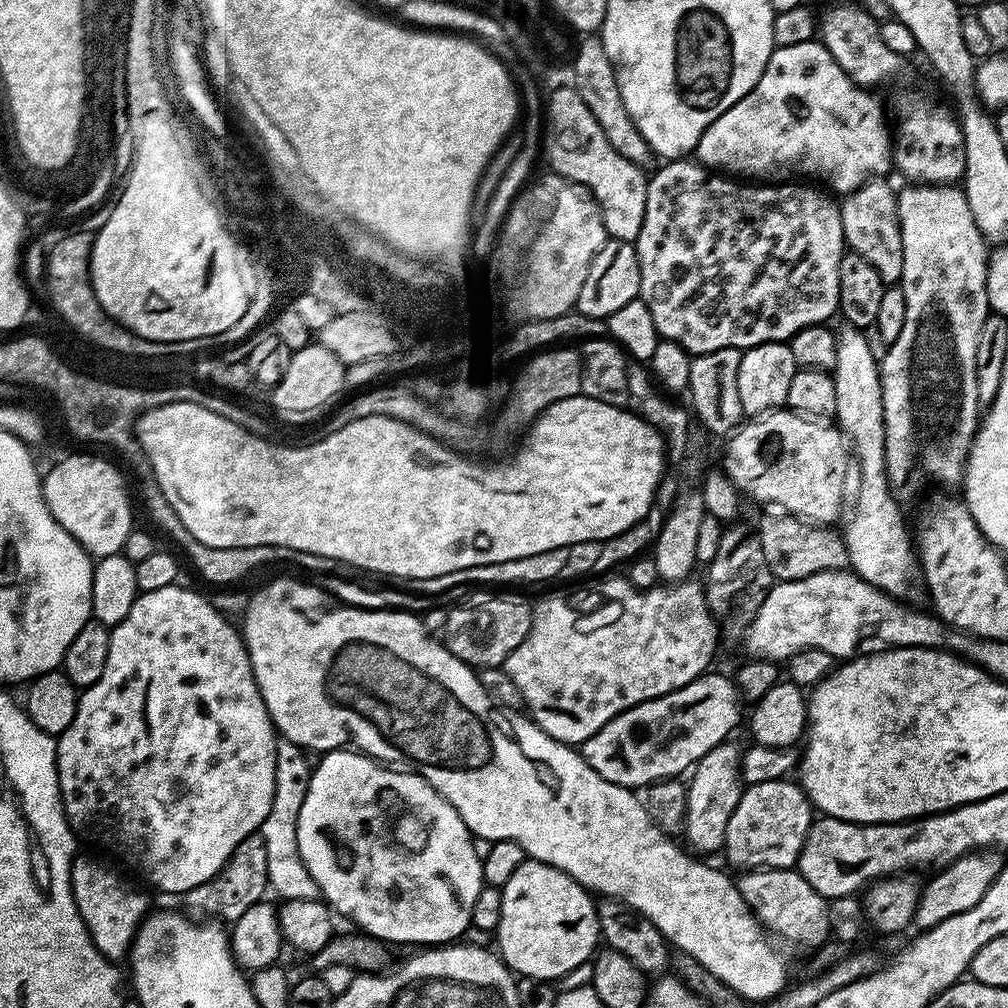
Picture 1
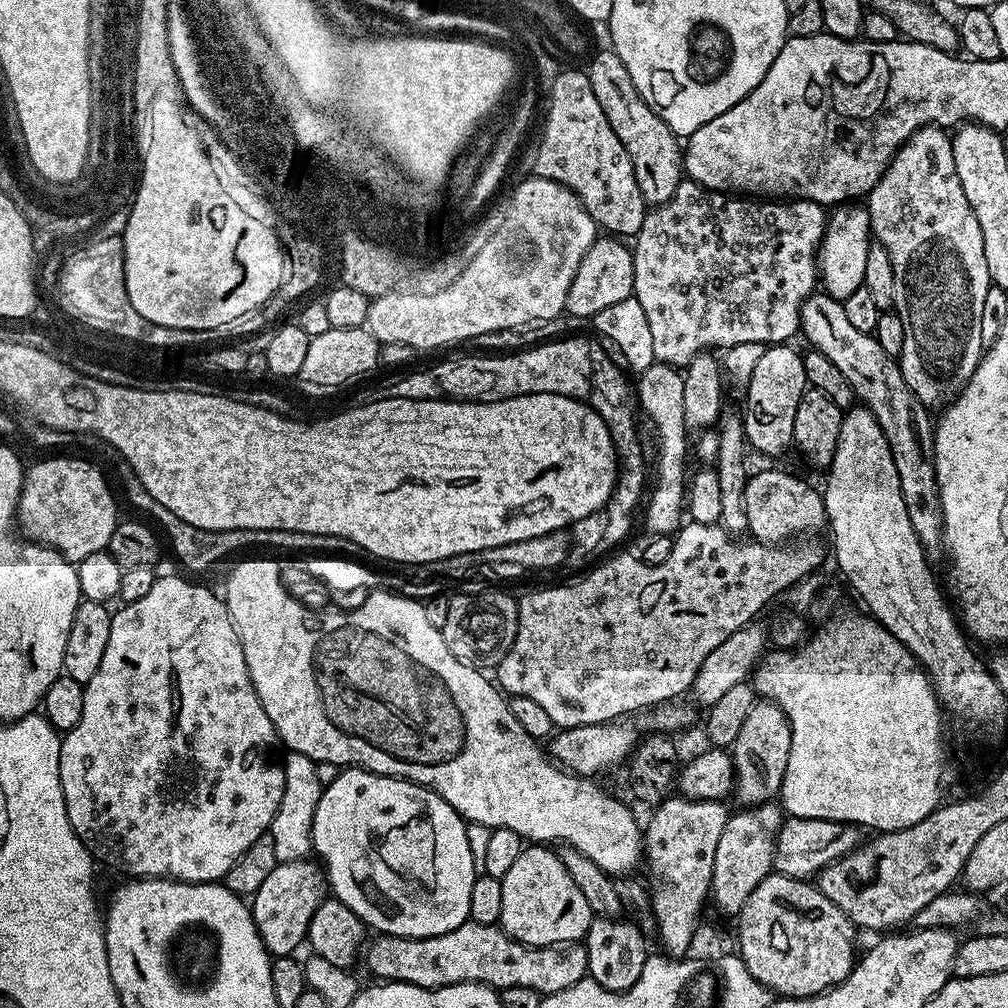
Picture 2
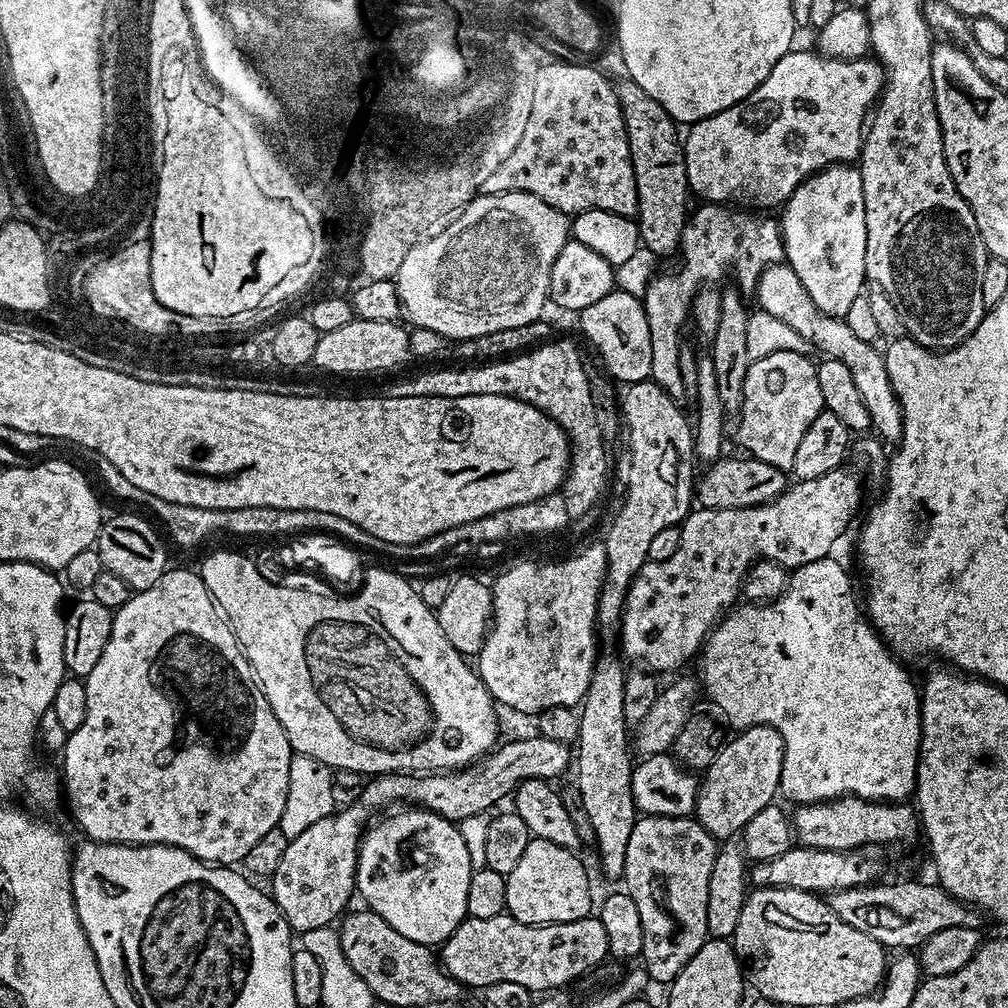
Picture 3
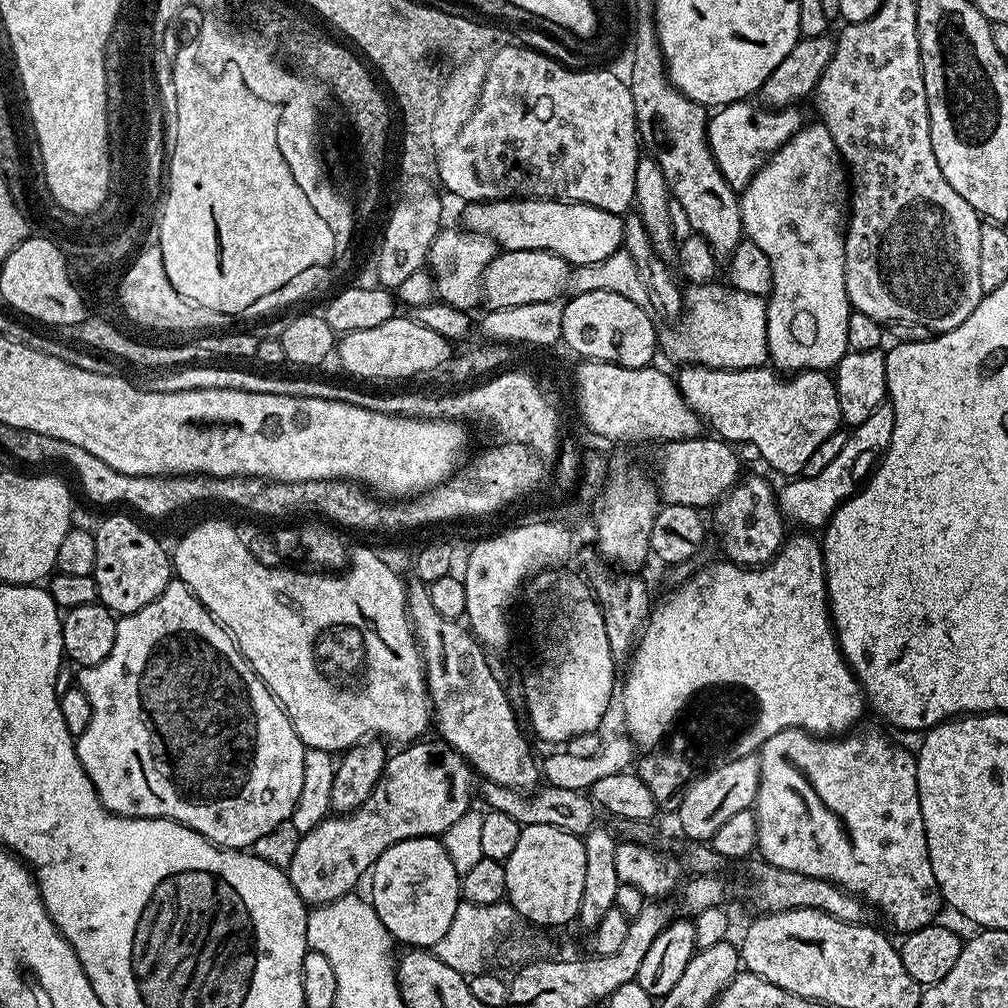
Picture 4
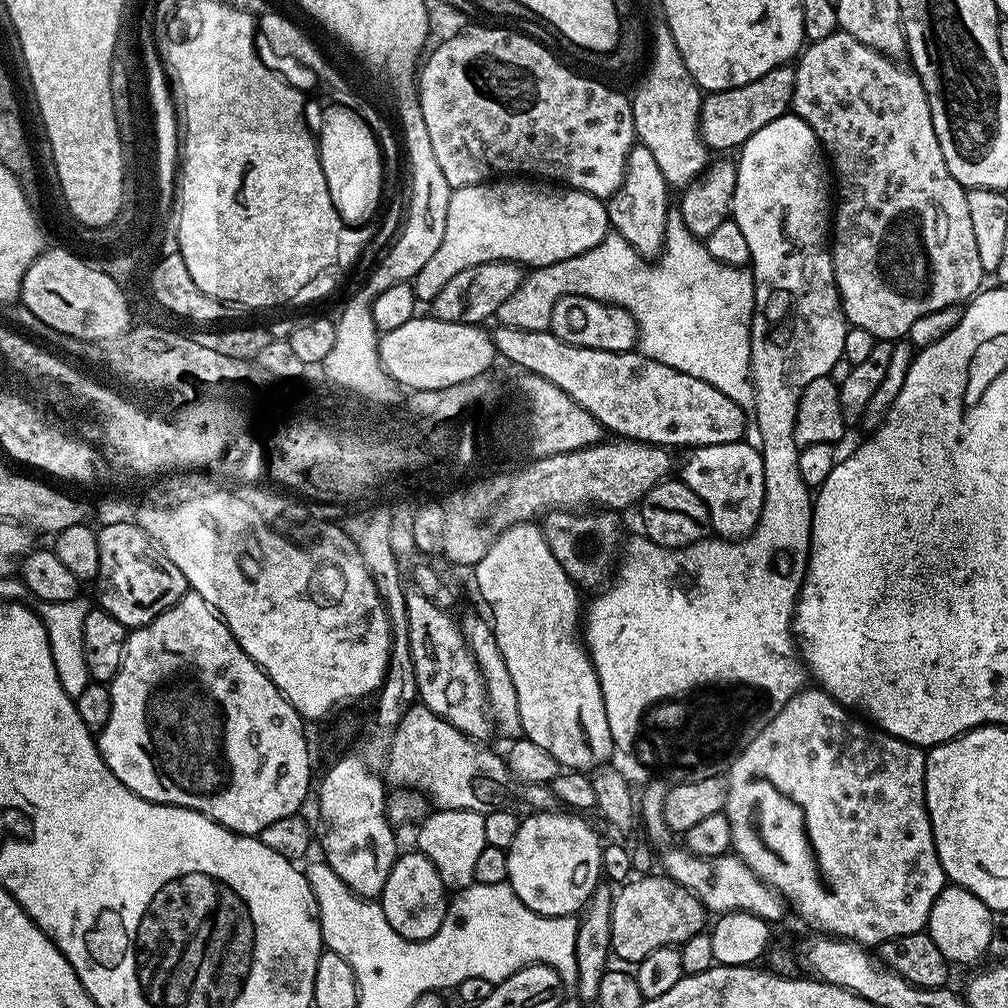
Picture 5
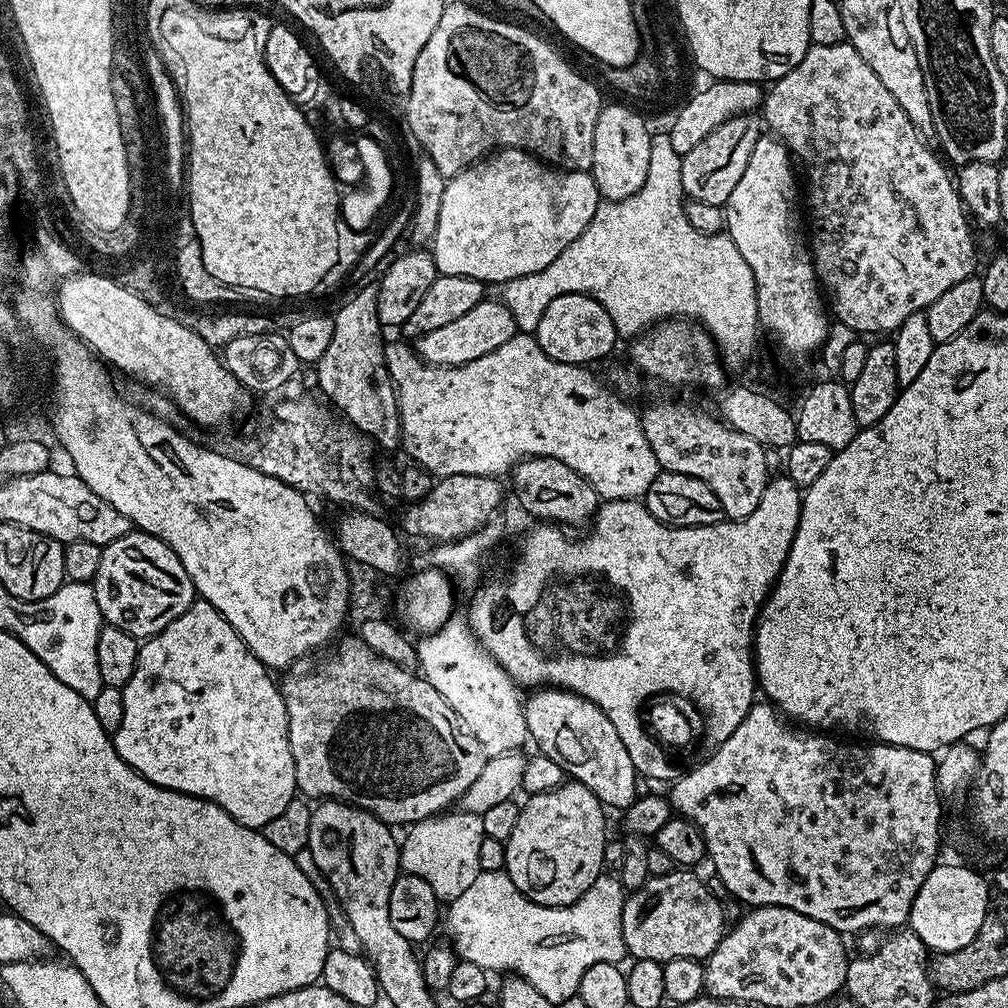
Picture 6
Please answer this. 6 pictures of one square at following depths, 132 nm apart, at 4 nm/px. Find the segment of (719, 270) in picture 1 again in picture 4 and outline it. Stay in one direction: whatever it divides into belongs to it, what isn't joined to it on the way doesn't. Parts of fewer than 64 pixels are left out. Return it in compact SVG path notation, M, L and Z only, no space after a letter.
M684 366L679 370L674 376L676 385L701 421L721 440L753 444L761 458L784 478L799 477L819 444L841 431L838 390L827 371L805 370L781 378L768 366L742 370Z

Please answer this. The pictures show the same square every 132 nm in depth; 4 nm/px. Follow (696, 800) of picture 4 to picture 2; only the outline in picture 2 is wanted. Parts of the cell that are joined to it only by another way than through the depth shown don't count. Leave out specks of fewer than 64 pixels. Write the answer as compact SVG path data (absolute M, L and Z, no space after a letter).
M756 702L746 715L737 740L730 747L732 765L736 771L734 799L737 805L767 804L779 793L784 784L791 745L790 722L783 710L771 702Z

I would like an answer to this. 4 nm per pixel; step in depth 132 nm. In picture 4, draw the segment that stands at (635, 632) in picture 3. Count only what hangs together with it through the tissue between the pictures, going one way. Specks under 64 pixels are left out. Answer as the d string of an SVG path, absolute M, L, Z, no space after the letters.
M881 406L870 414L870 418L866 418L866 422L855 425L845 435L842 450L834 457L834 462L830 462L830 466L824 467L819 474L813 476L801 475L799 478L789 479L785 483L788 485L782 490L779 489L778 503L781 513L789 521L792 519L794 523L800 524L796 526L801 529L823 529L838 505L844 503L872 475L876 465L880 463L881 456L888 448L891 433L891 407Z

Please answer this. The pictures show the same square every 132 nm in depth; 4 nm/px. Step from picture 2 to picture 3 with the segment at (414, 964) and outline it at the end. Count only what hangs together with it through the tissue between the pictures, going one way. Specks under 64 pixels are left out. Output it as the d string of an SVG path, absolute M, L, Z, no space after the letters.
M507 914L495 916L494 918L474 918L473 916L468 916L456 927L454 934L450 934L450 938L444 941L438 952L438 960L444 971L450 973L462 986L468 987L469 984L470 987L476 988L476 990L482 990L494 982L519 982L520 985L526 986L534 994L548 994L551 993L548 992L551 988L562 988L566 984L572 983L574 980L578 979L579 976L584 976L587 972L594 971L604 959L608 960L609 956L606 929L600 919L592 914L578 918L574 922L562 922L561 924L523 924Z

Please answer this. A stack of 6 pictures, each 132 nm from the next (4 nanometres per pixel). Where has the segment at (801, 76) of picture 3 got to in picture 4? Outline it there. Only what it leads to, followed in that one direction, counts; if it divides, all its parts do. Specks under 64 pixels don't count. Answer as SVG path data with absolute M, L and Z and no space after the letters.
M756 102L726 104L720 112L708 121L708 145L716 160L718 170L722 170L722 178L726 178L729 186L743 193L749 182L755 178L757 170L774 155L795 132L800 131L799 107L770 108Z

